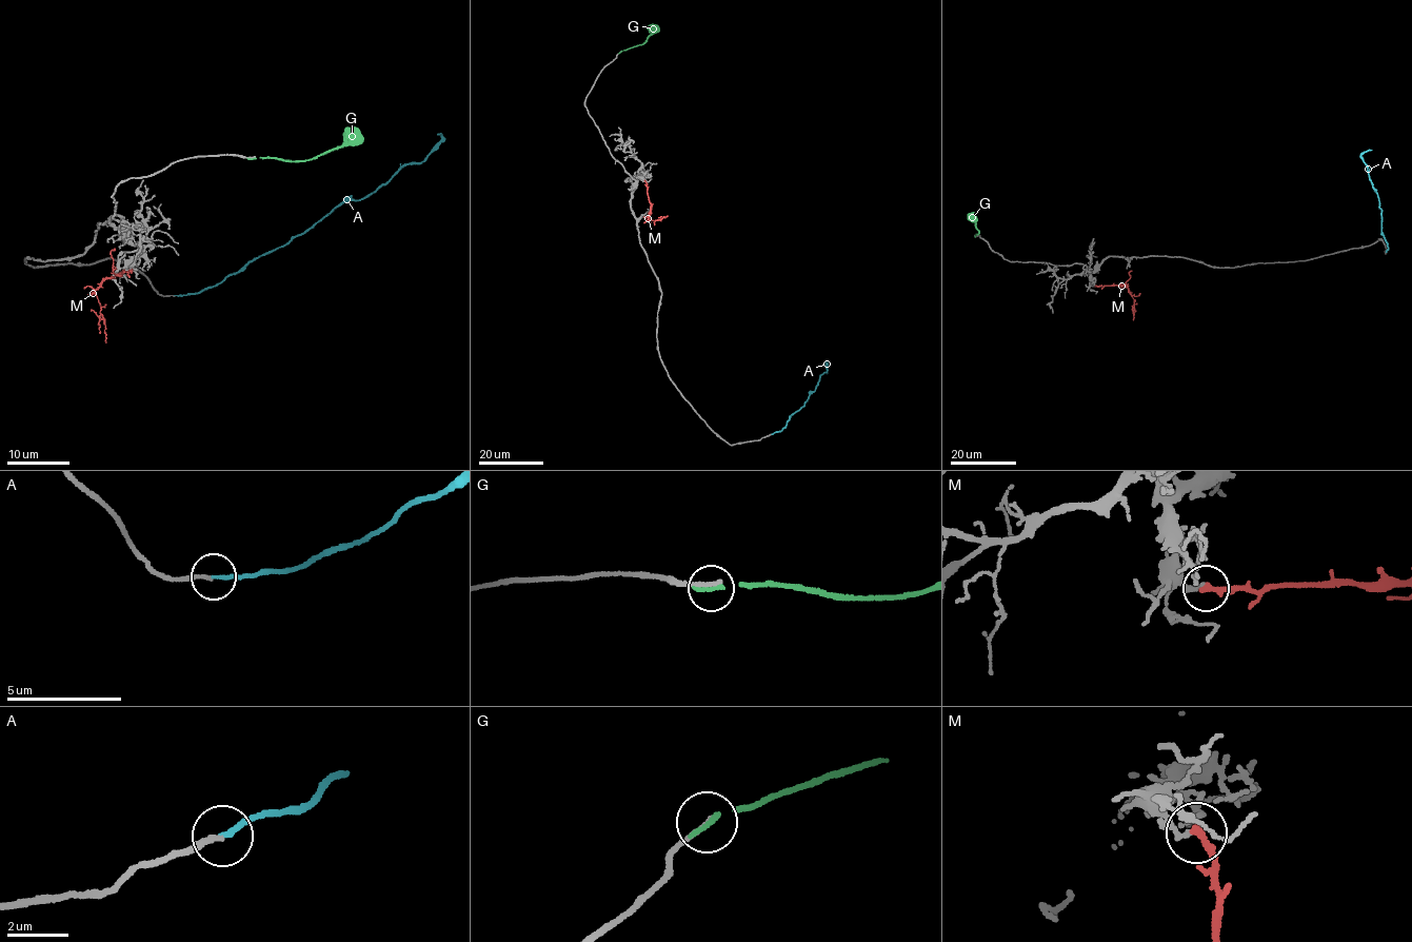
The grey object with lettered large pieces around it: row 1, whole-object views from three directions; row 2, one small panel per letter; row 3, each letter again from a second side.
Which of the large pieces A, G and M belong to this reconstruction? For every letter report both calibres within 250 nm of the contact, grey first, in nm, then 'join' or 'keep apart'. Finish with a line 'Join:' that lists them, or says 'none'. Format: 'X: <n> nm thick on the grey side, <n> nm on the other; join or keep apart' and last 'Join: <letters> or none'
A: 150 nm thick on the grey side, 160 nm on the other; join
G: 200 nm thick on the grey side, 170 nm on the other; keep apart
M: 170 nm thick on the grey side, 280 nm on the other; keep apart
Join: A

